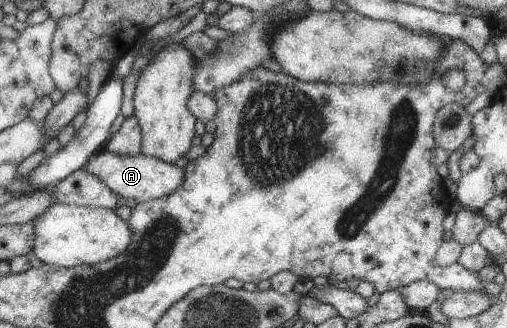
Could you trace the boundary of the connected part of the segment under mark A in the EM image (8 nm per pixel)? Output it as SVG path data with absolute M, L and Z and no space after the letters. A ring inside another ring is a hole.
M105 151L99 155L93 154L82 168L85 173L99 177L113 193L138 203L157 197L167 197L185 181L184 167L175 167L172 163L141 153L123 156Z

